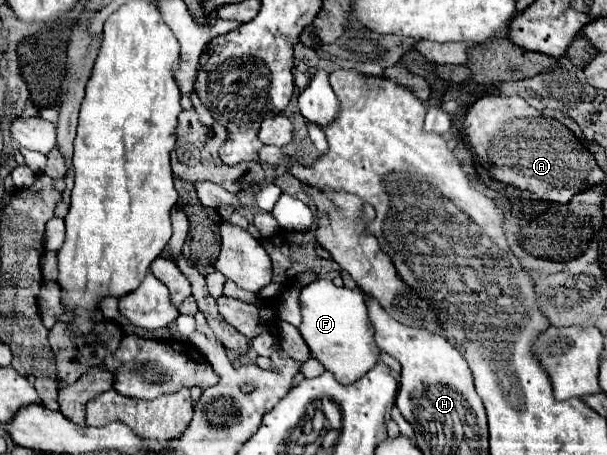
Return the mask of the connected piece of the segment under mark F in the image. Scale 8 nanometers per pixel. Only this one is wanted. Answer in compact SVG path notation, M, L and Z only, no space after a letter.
M331 279L309 283L301 291L301 315L303 321L299 333L305 339L311 357L317 359L325 367L325 371L333 373L339 383L355 383L379 363L381 349L375 345L365 295L359 289L351 291L347 287L335 287Z

